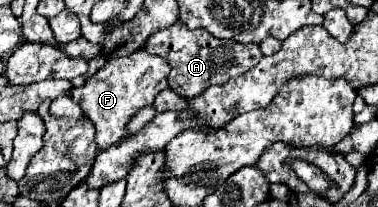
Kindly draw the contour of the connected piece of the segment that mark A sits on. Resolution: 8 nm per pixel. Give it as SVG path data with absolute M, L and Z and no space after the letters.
M175 21L171 27L153 33L149 37L149 43L145 43L145 49L151 55L163 57L171 65L169 87L187 99L201 95L211 85L223 85L225 81L239 77L241 73L249 71L249 67L255 67L263 57L259 45L241 45L237 41L221 41L209 35L207 31L201 31L201 29L191 31L181 21Z

